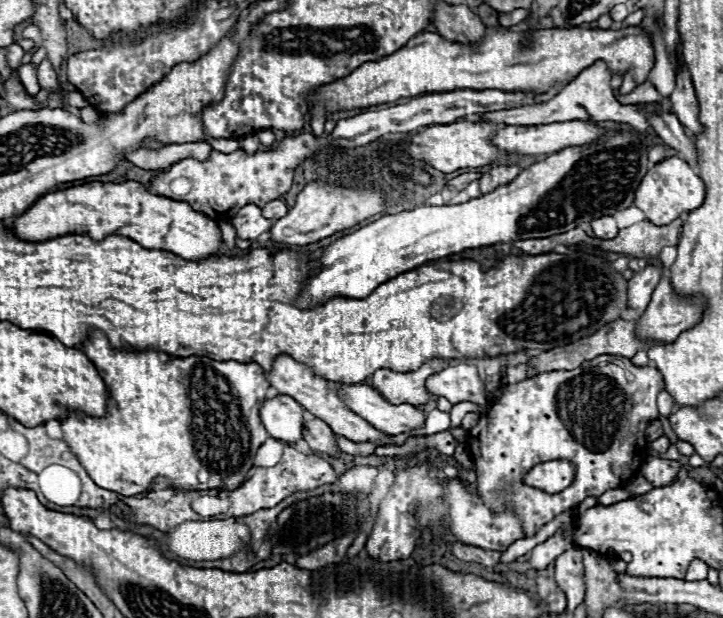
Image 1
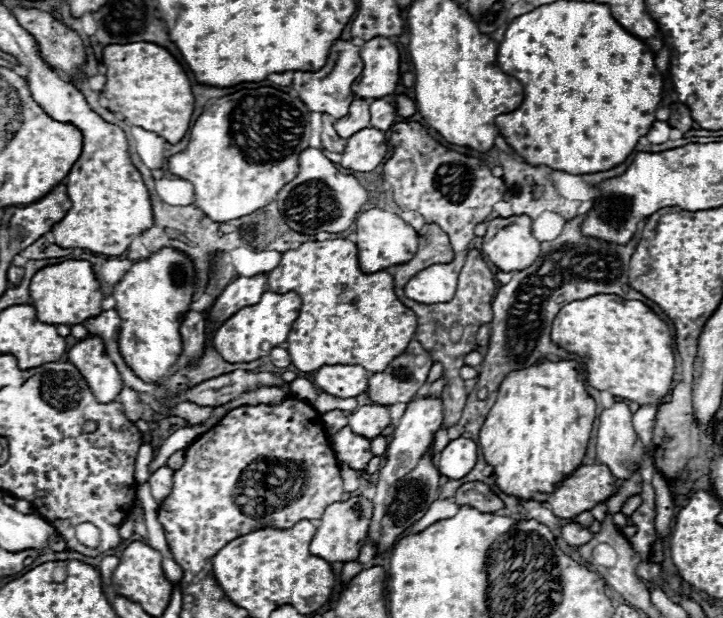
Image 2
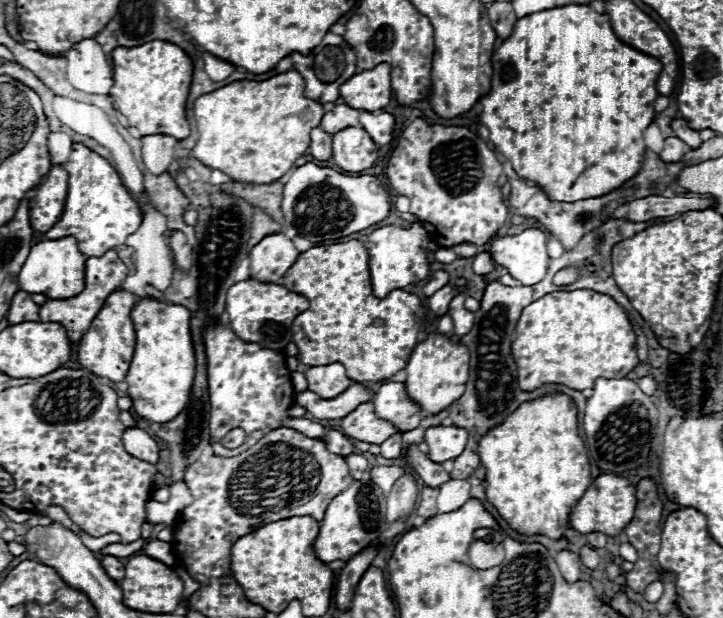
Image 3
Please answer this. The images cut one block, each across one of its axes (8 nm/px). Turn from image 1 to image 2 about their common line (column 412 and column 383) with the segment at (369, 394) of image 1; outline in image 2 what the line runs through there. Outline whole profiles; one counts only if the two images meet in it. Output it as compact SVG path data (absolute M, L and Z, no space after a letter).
M368 404L368 406L360 406L356 412L348 414L348 426L352 428L352 432L358 436L364 436L368 440L380 436L382 430L390 424L392 424L390 406Z

